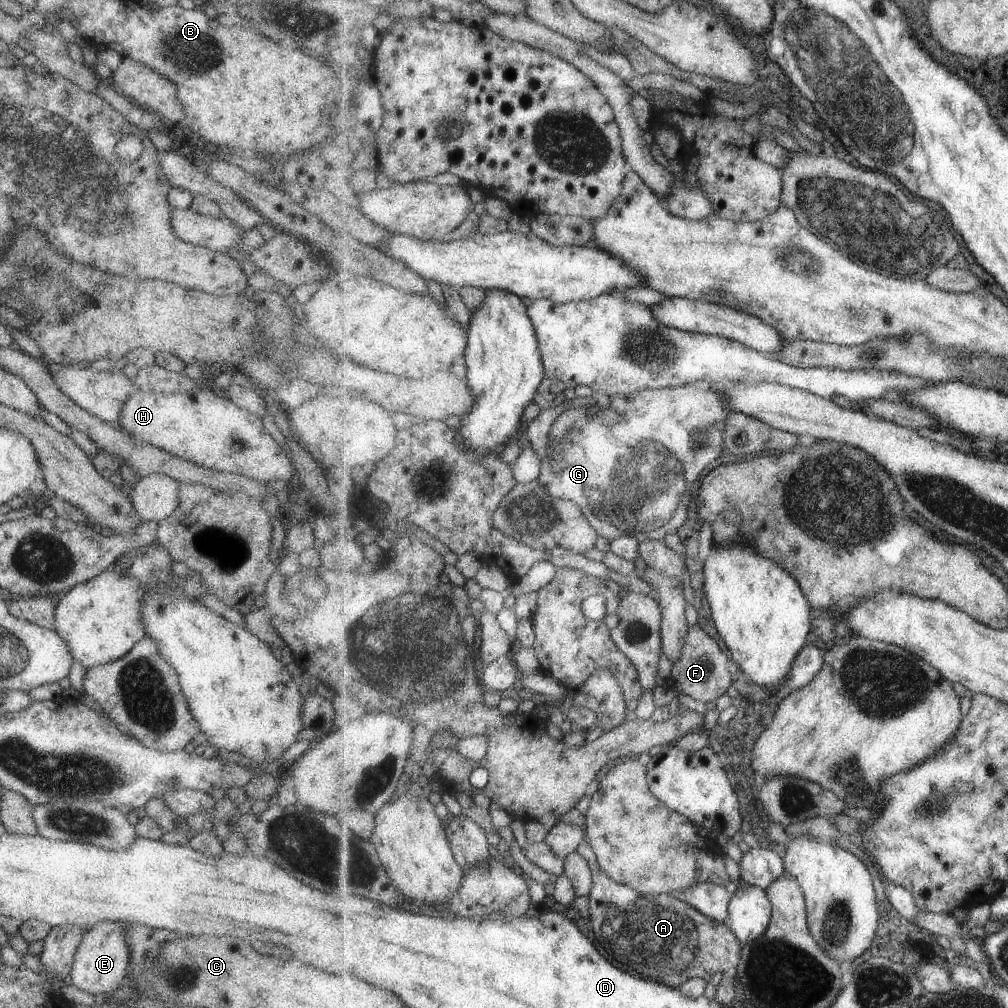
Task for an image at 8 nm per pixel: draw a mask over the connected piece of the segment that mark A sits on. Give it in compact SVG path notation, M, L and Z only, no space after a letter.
M587 838L577 852L593 871L593 888L588 897L592 930L599 950L614 965L673 988L680 988L687 980L697 977L710 982L715 972L724 973L738 966L744 945L729 924L713 920L680 897L643 894L613 880L598 866L594 848Z

